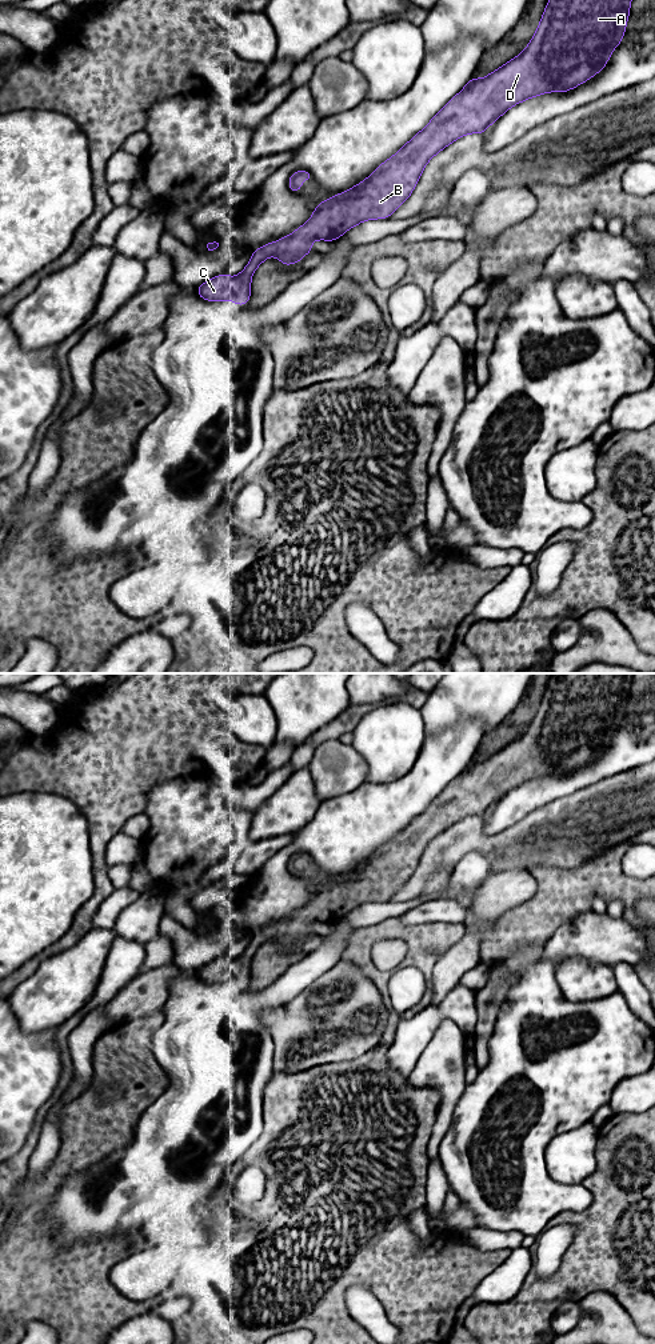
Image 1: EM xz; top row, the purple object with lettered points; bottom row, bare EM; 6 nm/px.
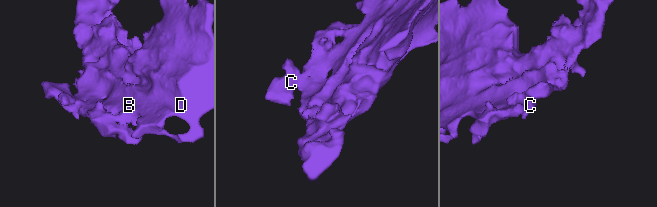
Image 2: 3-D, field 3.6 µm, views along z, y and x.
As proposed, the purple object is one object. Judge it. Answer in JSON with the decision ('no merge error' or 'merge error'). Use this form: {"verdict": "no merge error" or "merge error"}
{"verdict": "no merge error"}

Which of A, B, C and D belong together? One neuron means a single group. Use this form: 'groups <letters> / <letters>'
groups A B C D

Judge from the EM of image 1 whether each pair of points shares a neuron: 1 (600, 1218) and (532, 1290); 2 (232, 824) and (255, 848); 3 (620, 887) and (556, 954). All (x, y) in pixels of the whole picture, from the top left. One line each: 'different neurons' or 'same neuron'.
1: same neuron
2: different neurons
3: different neurons

